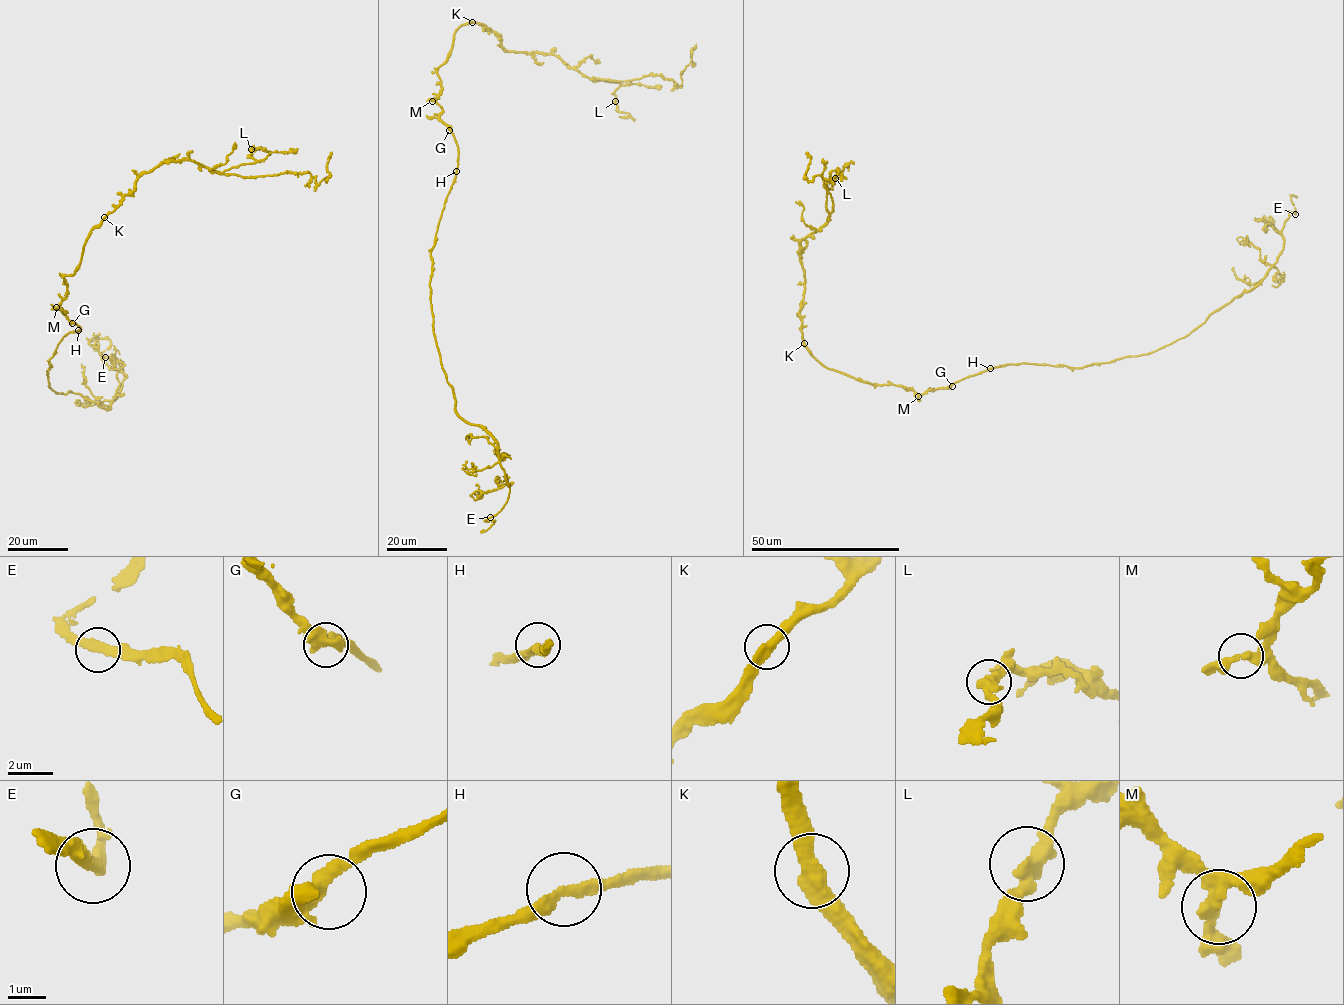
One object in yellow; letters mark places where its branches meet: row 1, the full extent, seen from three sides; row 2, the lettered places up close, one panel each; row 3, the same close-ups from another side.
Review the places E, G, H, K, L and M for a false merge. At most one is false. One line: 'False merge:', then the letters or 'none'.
False merge: none

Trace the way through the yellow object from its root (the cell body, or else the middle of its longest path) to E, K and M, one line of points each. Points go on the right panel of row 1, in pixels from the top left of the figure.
E: (950, 385), (1010, 364), (1110, 362), (1183, 338), (1255, 288), (1283, 248), (1289, 213), (1295, 214)
K: (950, 385), (921, 394), (893, 384), (860, 381), (826, 368), (804, 343)
M: (950, 385), (927, 390), (919, 396)

